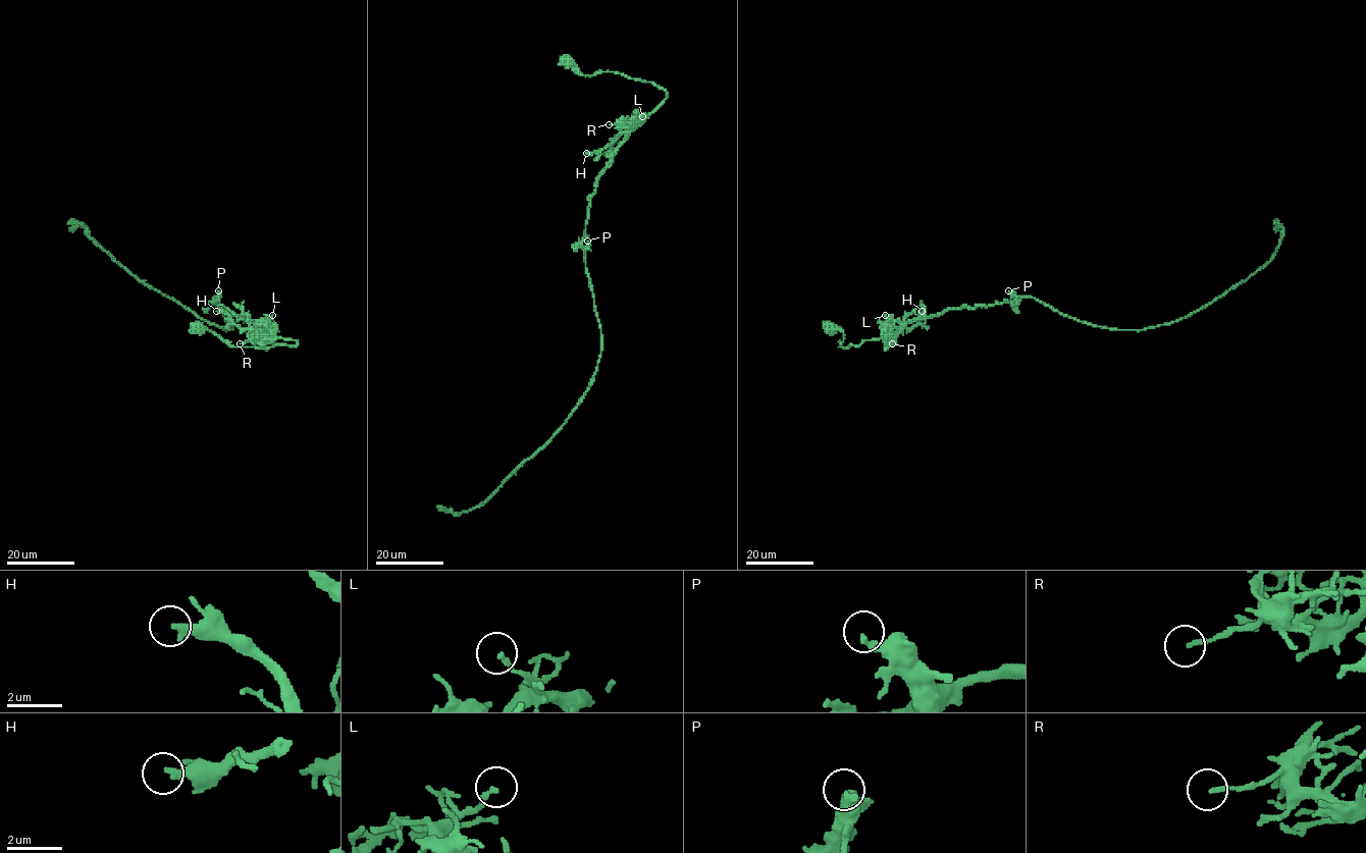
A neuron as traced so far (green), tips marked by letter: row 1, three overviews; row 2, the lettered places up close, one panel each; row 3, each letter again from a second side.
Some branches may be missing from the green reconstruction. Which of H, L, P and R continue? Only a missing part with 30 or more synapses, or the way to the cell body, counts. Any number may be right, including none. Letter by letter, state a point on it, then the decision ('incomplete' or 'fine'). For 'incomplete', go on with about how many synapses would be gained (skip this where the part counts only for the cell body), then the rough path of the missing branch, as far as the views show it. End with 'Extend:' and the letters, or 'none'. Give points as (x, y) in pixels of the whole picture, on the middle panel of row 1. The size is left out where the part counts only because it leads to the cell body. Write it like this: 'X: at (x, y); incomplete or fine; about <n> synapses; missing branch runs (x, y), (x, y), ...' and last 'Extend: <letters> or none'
H: at (586, 153); fine
L: at (642, 116); fine
P: at (587, 241); fine
R: at (609, 124); fine
Extend: none

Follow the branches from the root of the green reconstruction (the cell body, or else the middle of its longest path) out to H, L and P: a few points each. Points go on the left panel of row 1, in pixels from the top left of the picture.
H: (197, 328), (212, 331), (234, 347), (268, 349), (297, 343), (297, 340), (241, 328), (227, 315), (216, 311)
L: (197, 328), (212, 331), (234, 347), (295, 345), (297, 340), (274, 337), (265, 327), (272, 315)
P: (197, 328), (212, 331), (234, 347), (297, 343), (265, 335), (248, 318), (220, 308), (213, 301), (218, 290)

